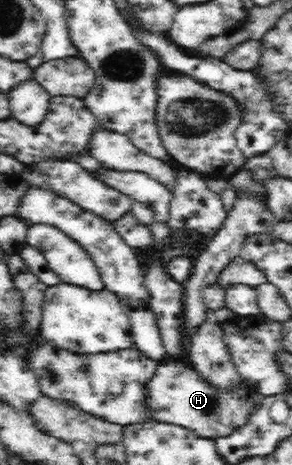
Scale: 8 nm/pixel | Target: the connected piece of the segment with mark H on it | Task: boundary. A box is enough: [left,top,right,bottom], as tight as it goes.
[148,360,265,439]

